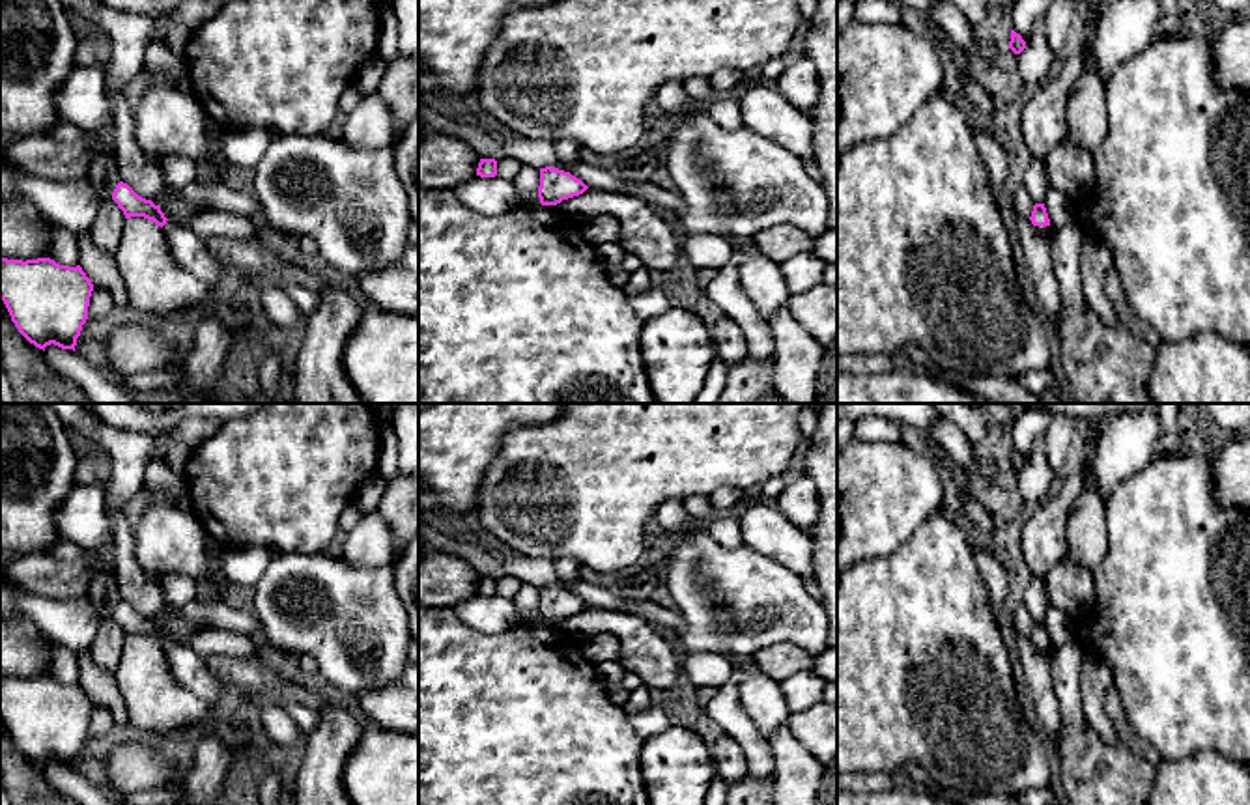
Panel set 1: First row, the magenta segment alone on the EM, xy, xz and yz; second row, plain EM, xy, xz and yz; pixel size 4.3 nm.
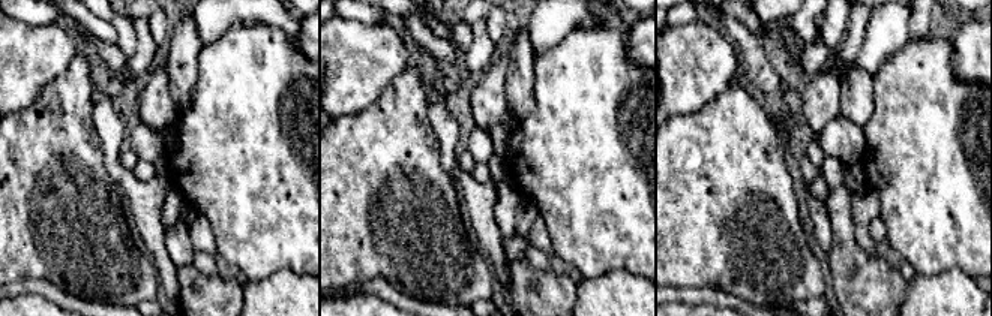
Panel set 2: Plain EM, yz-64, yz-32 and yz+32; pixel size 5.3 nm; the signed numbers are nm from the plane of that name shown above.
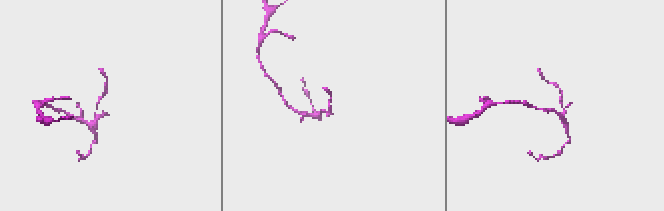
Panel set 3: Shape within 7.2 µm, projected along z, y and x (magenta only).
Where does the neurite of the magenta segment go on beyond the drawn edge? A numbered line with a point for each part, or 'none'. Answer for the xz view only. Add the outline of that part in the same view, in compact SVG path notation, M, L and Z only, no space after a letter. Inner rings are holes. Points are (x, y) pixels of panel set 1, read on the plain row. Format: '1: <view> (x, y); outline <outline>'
none

